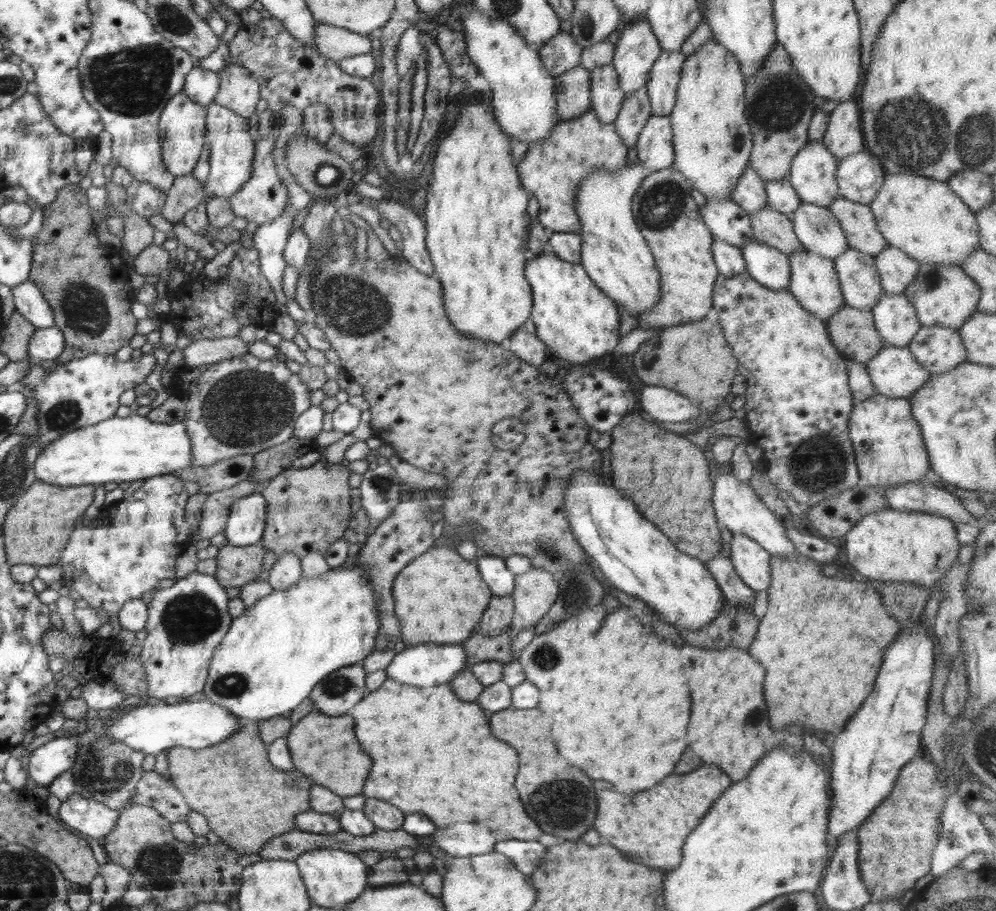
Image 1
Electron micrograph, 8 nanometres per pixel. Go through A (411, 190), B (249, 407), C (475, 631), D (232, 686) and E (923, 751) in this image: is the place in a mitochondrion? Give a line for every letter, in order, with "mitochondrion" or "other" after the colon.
A: other
B: mitochondrion
C: other
D: mitochondrion
E: other

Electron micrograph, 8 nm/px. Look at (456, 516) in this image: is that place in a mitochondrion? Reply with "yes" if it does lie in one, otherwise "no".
no

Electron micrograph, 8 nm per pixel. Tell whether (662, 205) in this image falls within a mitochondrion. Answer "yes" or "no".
yes

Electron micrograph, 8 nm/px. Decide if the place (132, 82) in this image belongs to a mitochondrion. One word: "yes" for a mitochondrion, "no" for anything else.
yes

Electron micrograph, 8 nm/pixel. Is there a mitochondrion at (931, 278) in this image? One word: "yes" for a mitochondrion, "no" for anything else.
yes

